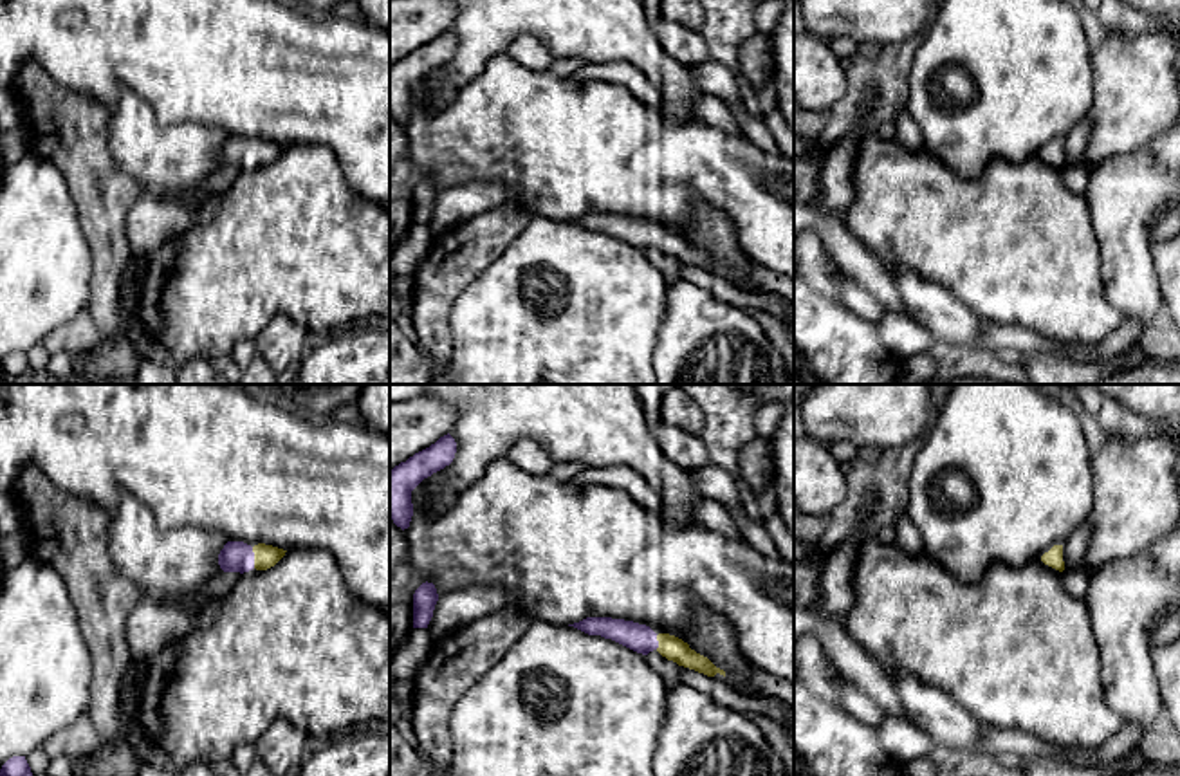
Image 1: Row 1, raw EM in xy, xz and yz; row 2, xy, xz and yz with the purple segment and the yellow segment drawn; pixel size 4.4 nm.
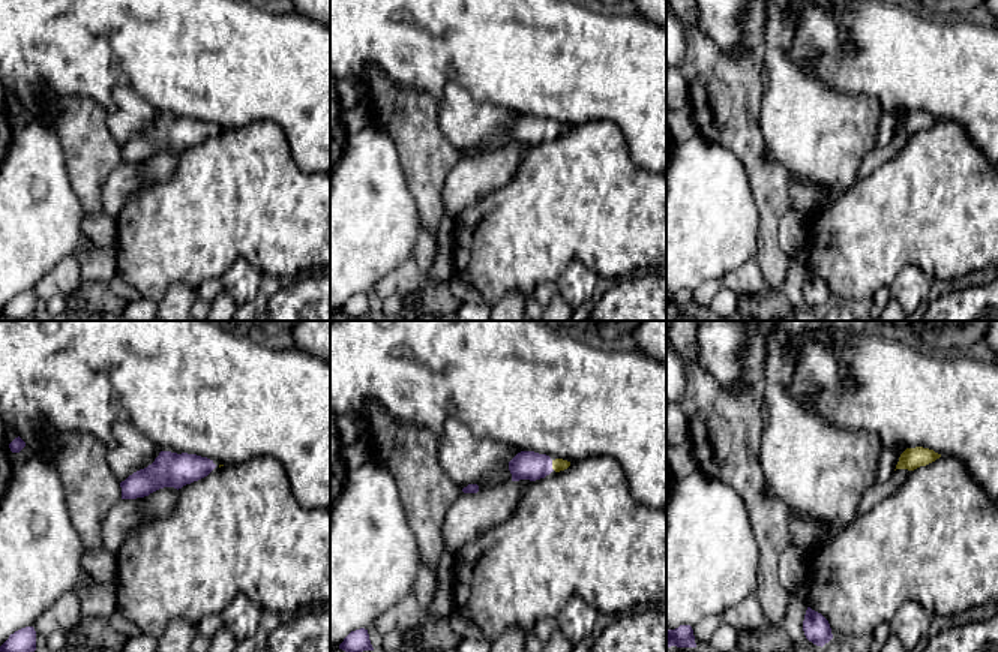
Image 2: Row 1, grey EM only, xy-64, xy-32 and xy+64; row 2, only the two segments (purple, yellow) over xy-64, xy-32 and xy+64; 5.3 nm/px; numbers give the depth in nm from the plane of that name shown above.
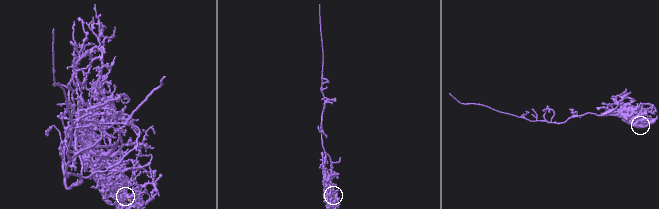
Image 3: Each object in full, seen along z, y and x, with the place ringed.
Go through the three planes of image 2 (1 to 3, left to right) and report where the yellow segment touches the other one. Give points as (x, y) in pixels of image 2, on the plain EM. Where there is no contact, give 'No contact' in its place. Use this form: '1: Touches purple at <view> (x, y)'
1: No contact
2: Touches purple at xy-32 (551, 129)
3: No contact

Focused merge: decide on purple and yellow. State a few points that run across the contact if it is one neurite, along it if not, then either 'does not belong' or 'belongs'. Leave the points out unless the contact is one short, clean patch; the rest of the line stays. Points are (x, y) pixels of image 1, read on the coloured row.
line xy (237, 556), (253, 558), (266, 556); belongs

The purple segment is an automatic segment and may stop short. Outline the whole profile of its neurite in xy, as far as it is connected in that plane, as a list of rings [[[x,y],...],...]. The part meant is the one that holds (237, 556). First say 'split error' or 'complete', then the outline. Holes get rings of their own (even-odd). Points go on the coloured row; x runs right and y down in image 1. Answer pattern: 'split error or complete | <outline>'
split error | [[[227,541],[218,554],[218,565],[224,572],[244,574],[253,568],[267,570],[274,567],[285,552],[287,550],[265,543],[251,547],[244,541]]]

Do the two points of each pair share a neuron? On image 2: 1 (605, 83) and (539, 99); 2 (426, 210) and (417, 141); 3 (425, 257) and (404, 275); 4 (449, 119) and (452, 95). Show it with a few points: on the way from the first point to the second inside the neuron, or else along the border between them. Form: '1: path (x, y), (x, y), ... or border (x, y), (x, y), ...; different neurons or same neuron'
1: path (589, 83), (556, 83); same neuron
2: path (426, 194), (425, 158); same neuron
3: border (411, 257), (425, 273); different neurons
4: path (452, 113), (452, 101); same neuron

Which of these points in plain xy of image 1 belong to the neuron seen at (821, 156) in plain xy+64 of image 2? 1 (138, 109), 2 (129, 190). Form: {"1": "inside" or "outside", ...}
{"1": "inside", "2": "outside"}

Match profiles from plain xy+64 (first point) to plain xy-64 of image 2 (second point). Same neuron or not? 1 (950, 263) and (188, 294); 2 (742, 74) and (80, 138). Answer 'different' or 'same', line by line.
1: different
2: same

